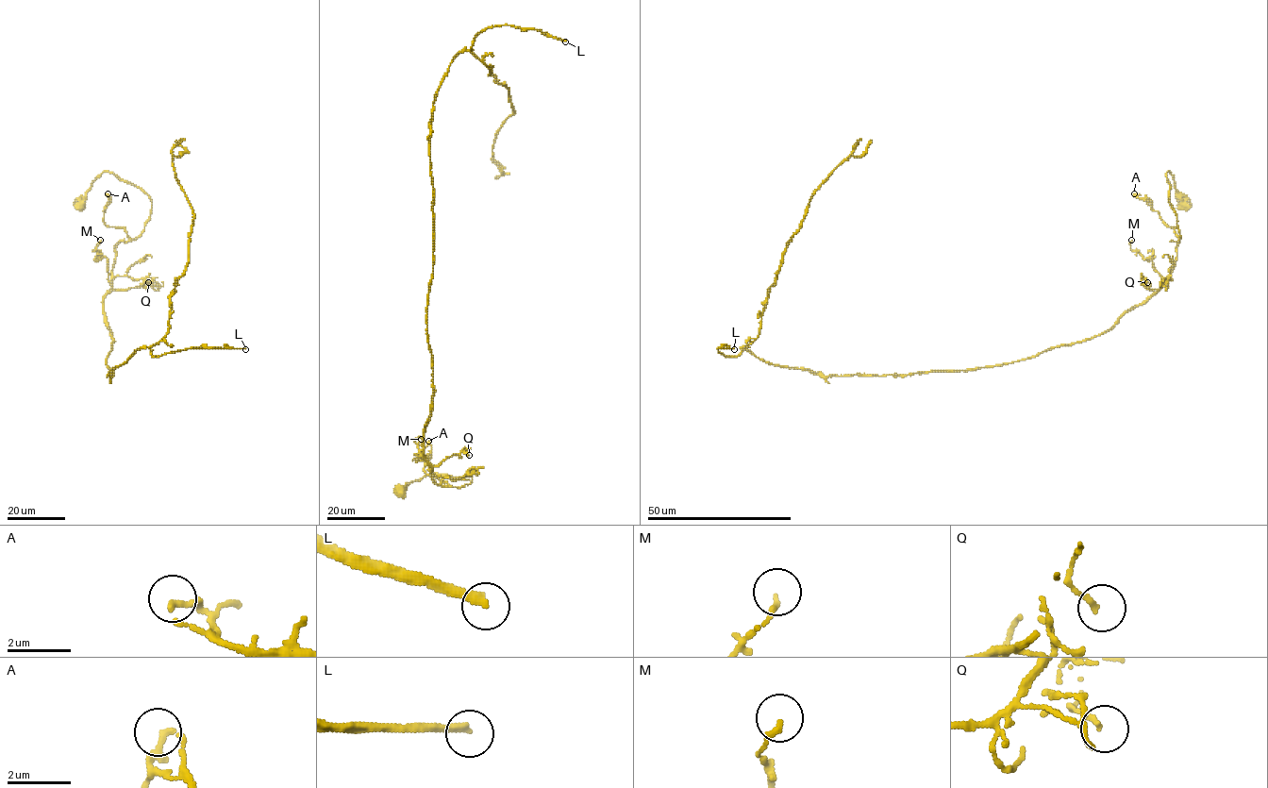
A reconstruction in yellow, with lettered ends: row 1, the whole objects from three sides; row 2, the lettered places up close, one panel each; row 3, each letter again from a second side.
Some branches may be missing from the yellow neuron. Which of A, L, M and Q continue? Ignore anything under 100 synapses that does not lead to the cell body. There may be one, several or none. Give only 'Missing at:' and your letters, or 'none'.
Missing at: L

